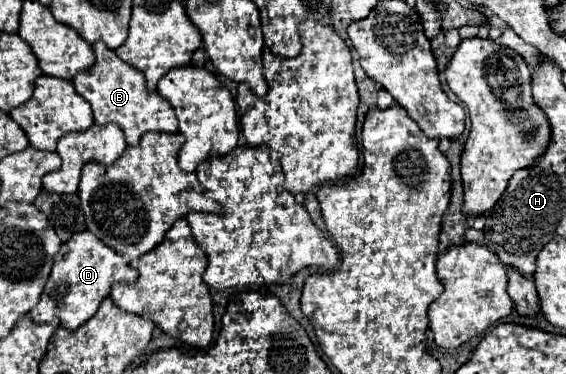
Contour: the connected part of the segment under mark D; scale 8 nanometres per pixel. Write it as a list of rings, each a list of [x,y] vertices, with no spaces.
[[[89,230],[73,234],[57,252],[51,276],[47,280],[47,284],[55,284],[53,298],[59,308],[57,316],[61,324],[69,330],[75,330],[85,324],[97,312],[99,304],[109,296],[111,280],[115,282],[115,278],[117,282],[131,284],[137,280],[137,270],[123,262],[123,258],[119,258],[119,254],[115,254],[115,250],[111,250],[107,244],[99,242],[99,238],[95,238],[95,234],[91,234]]]

